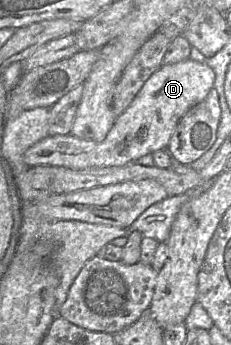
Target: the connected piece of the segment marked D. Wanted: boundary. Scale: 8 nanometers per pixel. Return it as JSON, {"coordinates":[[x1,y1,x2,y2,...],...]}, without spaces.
{"coordinates":[[186,59,162,65,144,83,127,109,116,118,113,127,101,142,79,139,71,134,47,136,24,153,24,162,32,166,53,166,83,170,123,166,139,158,167,149,180,119,199,104,213,88,214,71,205,63]]}

